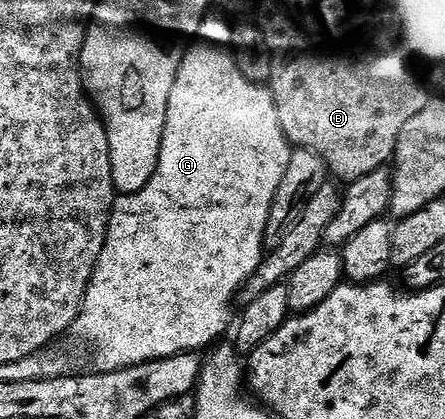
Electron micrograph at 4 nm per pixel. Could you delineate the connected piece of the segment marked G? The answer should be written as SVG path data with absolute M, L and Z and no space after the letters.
M207 16L206 20L198 27L197 36L203 37L210 45L191 44L187 48L186 54L182 56L182 62L176 75L176 83L172 83L172 95L168 99L168 115L160 147L160 159L152 179L148 179L148 183L140 191L121 194L115 200L114 209L110 212L110 222L106 228L106 242L100 251L100 259L96 263L94 274L86 288L86 294L82 300L82 310L79 311L72 326L72 333L75 333L94 352L93 368L97 372L111 373L117 369L127 369L140 363L159 361L177 353L202 351L205 345L211 344L210 346L213 346L219 340L217 337L229 325L231 328L230 301L232 305L238 292L242 290L242 284L254 274L256 267L260 267L262 262L268 215L276 191L280 187L280 179L284 179L284 171L288 171L292 146L280 127L280 115L276 111L273 93L270 92L269 88L248 83L248 79L244 79L244 75L240 75L233 56L225 48L222 50L214 46L225 46L229 42L232 28L231 22L221 21L221 19L226 19L218 17Z

